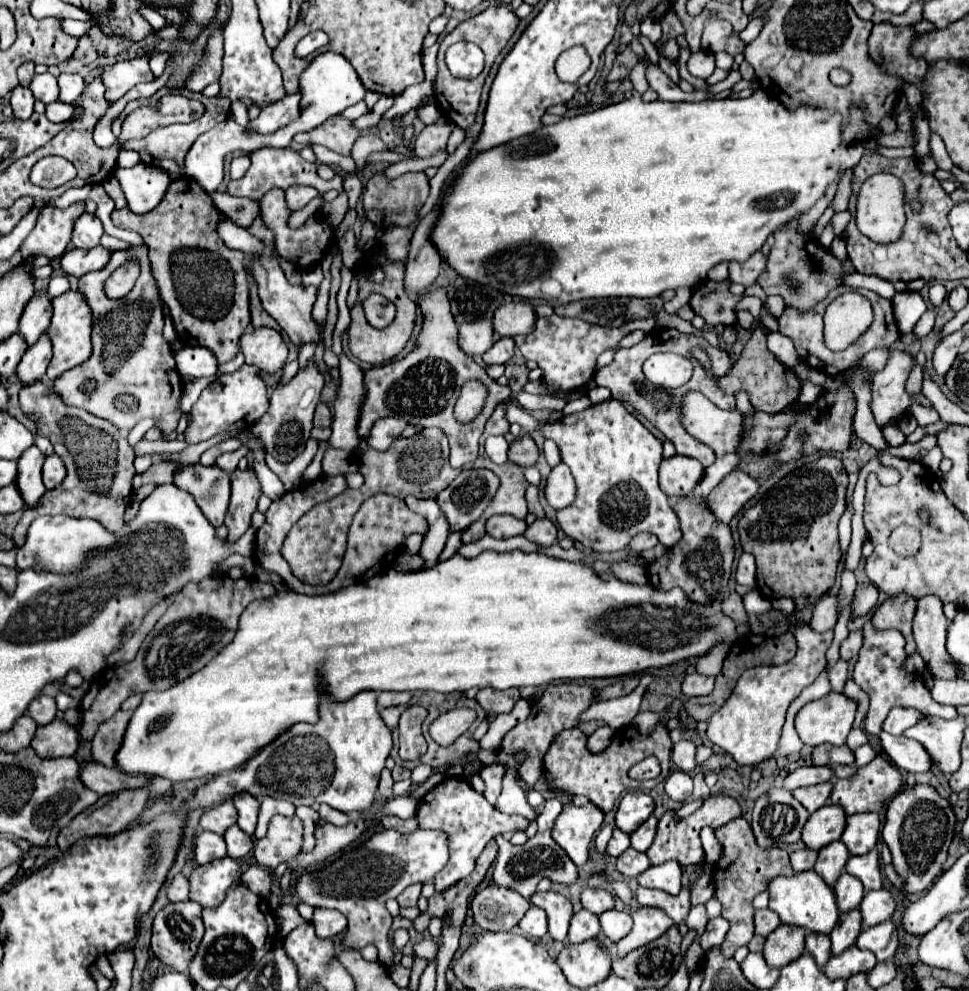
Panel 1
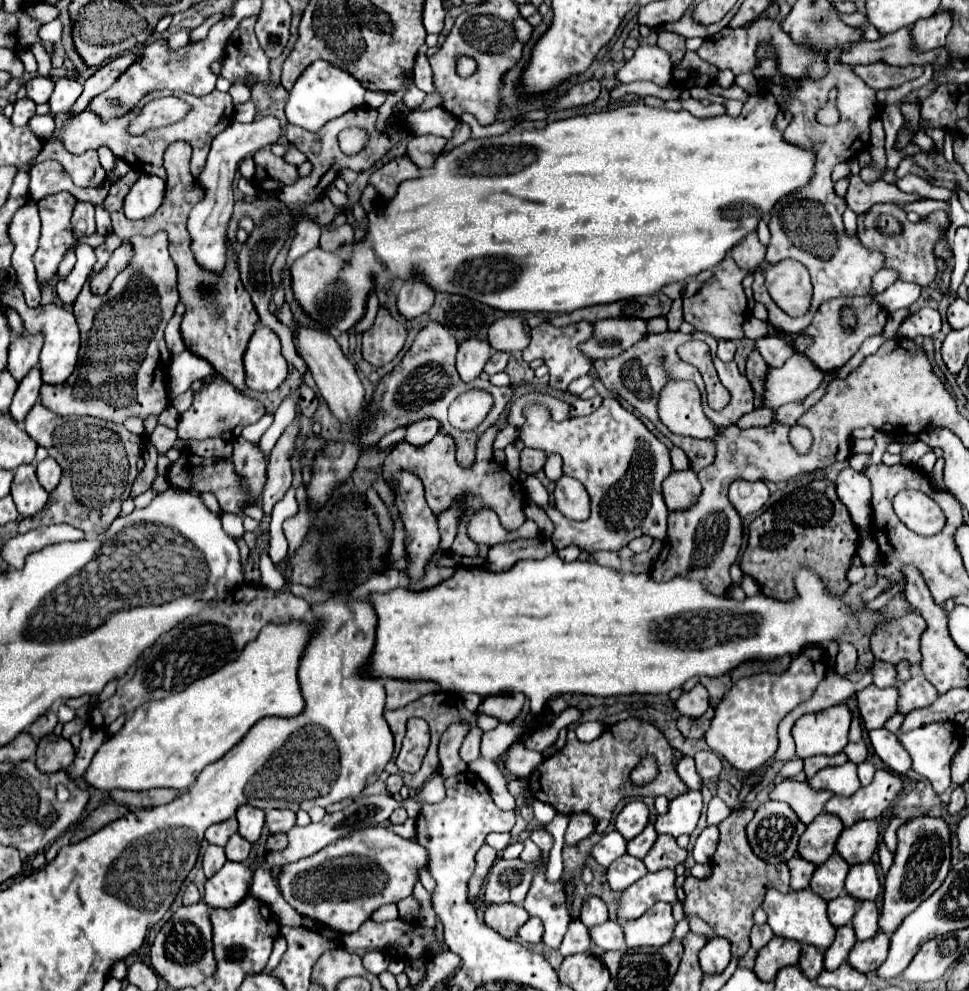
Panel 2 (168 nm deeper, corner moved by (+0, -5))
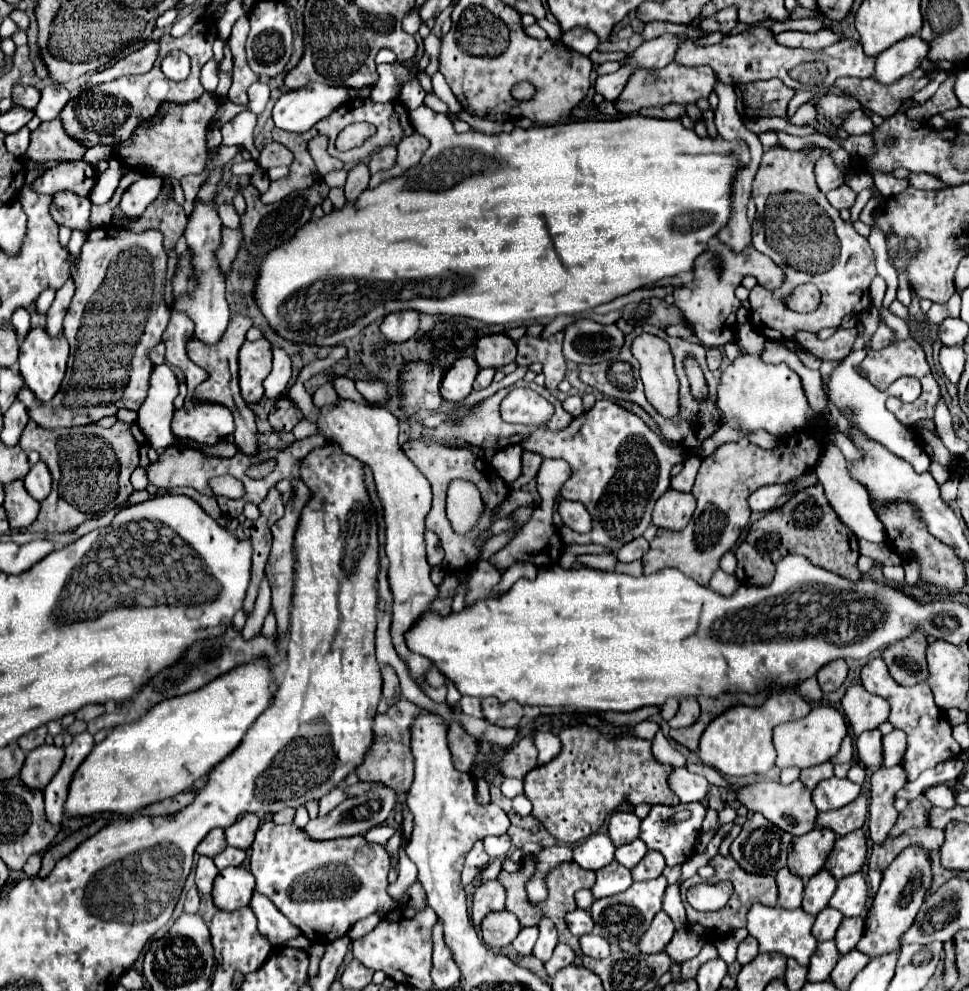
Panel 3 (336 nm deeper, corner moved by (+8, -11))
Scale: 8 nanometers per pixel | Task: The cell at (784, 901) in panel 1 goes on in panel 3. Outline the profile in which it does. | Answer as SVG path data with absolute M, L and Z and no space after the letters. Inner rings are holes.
M755 904L747 912L747 930L759 942L759 952L779 952L785 954L787 958L795 958L801 966L809 964L809 958L817 948L817 940L811 934L813 922L815 916L805 914L801 908L785 910L781 906L769 908L763 904Z

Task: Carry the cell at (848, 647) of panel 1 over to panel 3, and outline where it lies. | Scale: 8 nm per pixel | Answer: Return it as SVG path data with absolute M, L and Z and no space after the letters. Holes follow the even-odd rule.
M829 662L829 666L825 666L825 670L821 670L817 674L819 686L825 694L837 690L845 682L845 678L847 678L847 664L845 662Z

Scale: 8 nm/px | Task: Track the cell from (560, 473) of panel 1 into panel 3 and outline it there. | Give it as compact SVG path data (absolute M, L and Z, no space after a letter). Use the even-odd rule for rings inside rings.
M561 500L559 502L559 514L563 518L563 524L569 526L575 532L591 532L591 516L587 508L581 502L571 502L571 500Z

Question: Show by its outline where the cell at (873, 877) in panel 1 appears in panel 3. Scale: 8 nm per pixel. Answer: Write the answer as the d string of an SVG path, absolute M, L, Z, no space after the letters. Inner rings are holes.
M861 872L851 874L849 878L841 878L829 906L839 910L845 918L861 916L867 904L867 882Z

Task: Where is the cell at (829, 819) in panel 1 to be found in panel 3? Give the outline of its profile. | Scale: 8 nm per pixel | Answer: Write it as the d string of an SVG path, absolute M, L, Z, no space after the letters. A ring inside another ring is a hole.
M815 828L805 836L795 836L787 860L791 874L803 880L815 876L823 868L829 852L833 850L833 844L835 844L835 834L833 830L825 828Z

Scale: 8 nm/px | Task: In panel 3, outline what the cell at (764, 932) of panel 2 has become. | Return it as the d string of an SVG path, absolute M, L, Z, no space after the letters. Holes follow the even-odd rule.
M747 936L739 948L737 948L737 962L743 966L743 964L749 964L755 956L757 956L757 940L753 936Z

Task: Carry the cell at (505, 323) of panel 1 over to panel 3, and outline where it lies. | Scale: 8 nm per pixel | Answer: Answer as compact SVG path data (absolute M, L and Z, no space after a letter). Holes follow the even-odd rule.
M505 334L483 336L475 344L475 362L479 364L479 368L499 368L515 362L515 356L517 356L517 346Z

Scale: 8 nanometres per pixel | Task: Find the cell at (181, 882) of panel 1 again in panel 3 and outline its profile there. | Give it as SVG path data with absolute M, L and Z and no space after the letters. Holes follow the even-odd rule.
M191 888L191 890L187 892L185 912L191 912L191 914L197 914L197 912L199 912L199 892L197 892L197 888Z

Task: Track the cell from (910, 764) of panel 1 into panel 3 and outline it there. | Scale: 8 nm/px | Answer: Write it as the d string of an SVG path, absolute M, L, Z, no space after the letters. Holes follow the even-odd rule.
M869 730L857 738L859 760L867 766L881 766L881 732Z

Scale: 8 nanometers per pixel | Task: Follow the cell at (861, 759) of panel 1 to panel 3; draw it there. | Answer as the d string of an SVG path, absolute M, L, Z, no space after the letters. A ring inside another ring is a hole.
M829 778L825 782L819 782L813 790L813 804L819 812L837 810L847 804L851 804L861 794L861 786L853 784L849 778Z

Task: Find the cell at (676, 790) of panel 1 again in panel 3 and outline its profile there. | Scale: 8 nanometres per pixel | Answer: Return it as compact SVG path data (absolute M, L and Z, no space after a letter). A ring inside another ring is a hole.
M689 802L689 804L677 804L677 806L663 806L663 804L653 804L651 812L645 820L641 820L641 834L639 838L647 844L649 850L657 850L665 856L667 866L675 866L675 864L683 864L687 858L691 858L695 854L695 844L701 836L701 822L705 818L707 810L701 802ZM679 810L691 810L691 818L683 820L683 822L675 822L675 824L667 824L667 820L679 812Z

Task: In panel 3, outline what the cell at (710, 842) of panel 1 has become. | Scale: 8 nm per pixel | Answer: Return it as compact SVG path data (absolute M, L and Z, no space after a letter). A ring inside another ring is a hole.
M707 810L707 816L705 816L705 820L703 820L702 823L702 830L704 832L713 832L713 834L717 834L719 828L721 828L721 826L719 826L717 812L715 812L715 810Z

